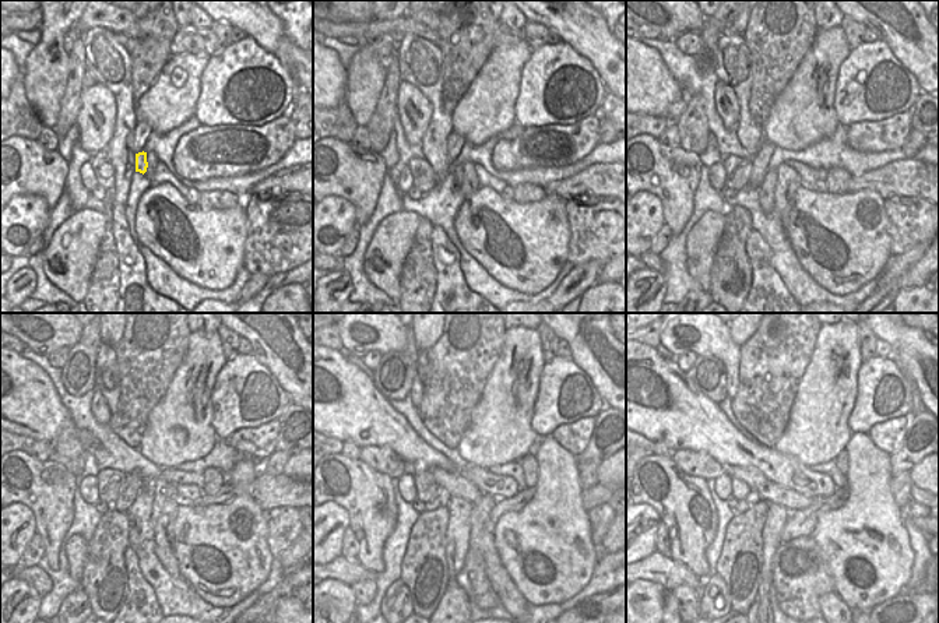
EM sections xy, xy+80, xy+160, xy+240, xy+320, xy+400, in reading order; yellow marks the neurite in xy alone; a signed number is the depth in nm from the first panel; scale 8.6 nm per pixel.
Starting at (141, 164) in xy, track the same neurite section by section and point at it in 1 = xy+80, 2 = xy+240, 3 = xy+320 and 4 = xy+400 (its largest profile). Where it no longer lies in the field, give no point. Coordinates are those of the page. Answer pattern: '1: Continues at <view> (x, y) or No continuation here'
1: Continues at xy+80 (457, 171)
2: Continues at xy+240 (140, 511)
3: Continues at xy+320 (459, 528)
4: Continues at xy+400 (776, 518)

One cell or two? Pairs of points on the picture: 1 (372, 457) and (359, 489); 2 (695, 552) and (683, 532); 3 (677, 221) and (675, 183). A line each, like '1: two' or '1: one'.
1: two
2: one
3: one

